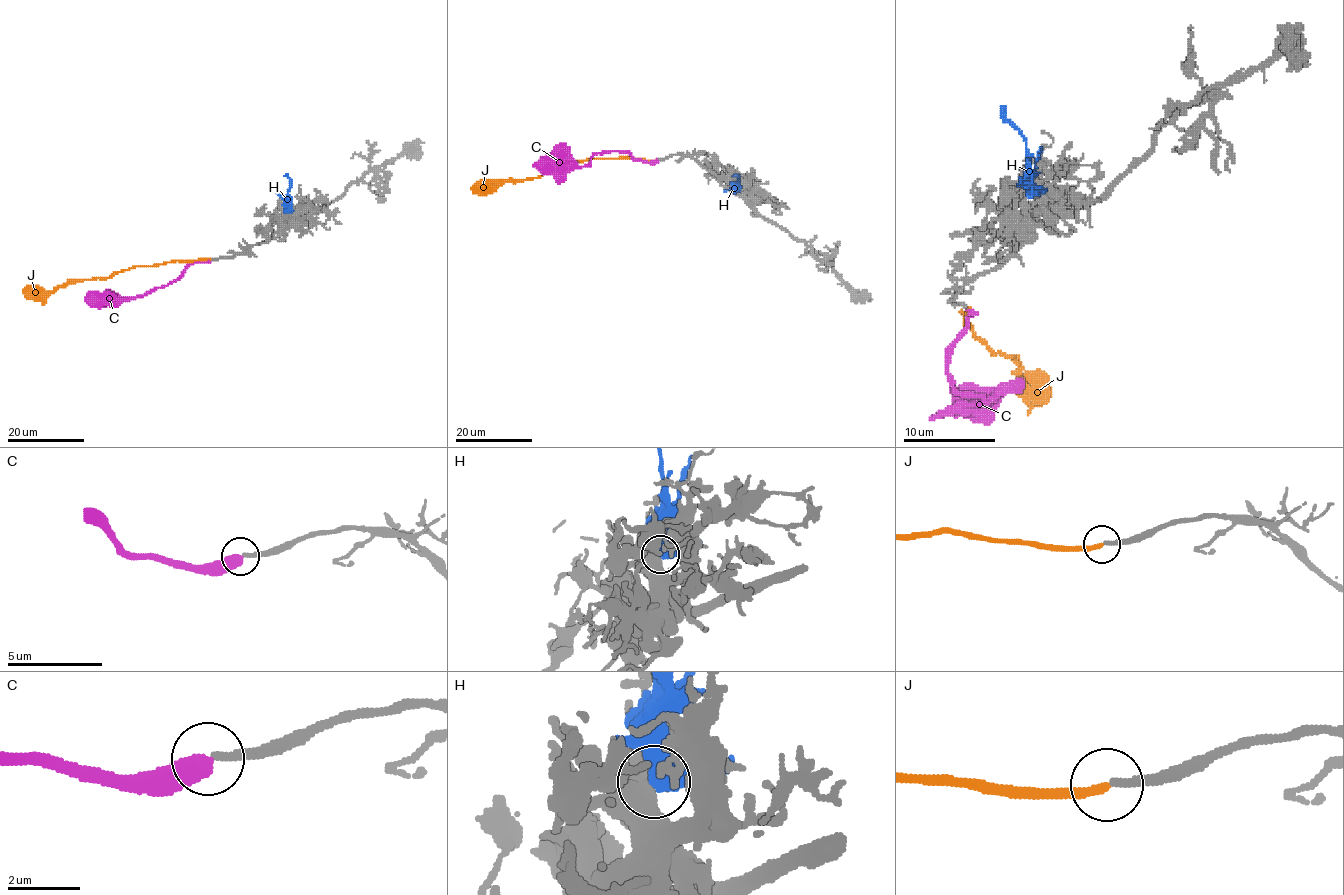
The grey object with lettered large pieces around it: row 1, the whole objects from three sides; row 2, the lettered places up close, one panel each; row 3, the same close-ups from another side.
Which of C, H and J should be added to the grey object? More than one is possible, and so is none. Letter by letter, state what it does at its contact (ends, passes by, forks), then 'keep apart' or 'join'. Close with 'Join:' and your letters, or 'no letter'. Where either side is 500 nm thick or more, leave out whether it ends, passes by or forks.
C: it ends | keep apart
H: keep apart
J: it ends | join
Join: J

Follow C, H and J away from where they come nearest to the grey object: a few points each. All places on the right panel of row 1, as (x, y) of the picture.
C: (968, 309), (973, 314), (950, 355), (948, 371), (957, 392), (971, 392), (982, 401), (975, 392)
H: (1026, 195), (1028, 154), (1021, 133), (1003, 115), (1005, 110)
J: (968, 307), (961, 312), (980, 339), (993, 353), (1016, 362), (1019, 376), (1030, 387), (1037, 383), (1035, 378)

